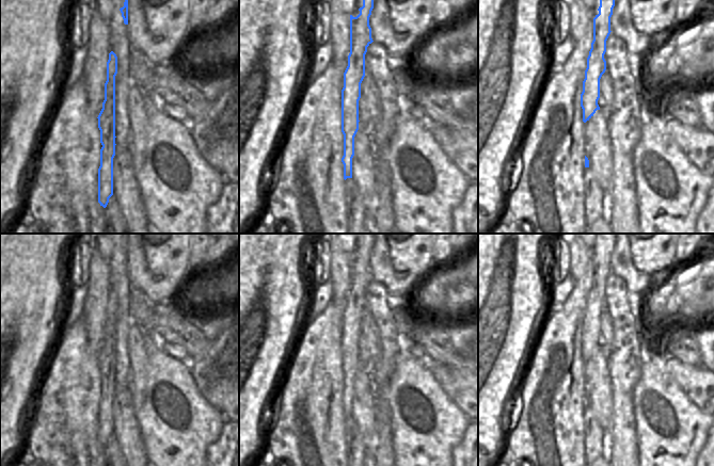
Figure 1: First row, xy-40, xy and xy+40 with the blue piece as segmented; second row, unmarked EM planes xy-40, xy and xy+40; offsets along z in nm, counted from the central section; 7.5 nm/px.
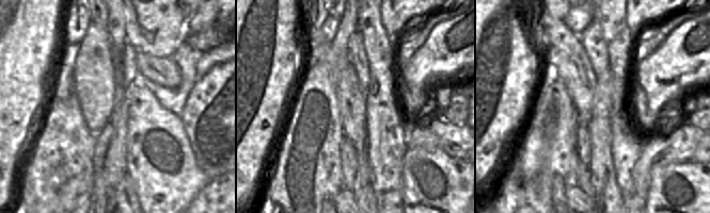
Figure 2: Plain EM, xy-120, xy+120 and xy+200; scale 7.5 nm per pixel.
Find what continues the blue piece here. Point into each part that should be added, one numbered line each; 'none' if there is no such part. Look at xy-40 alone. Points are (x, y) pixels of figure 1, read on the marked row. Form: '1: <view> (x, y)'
1: xy-40 (116, 75)

